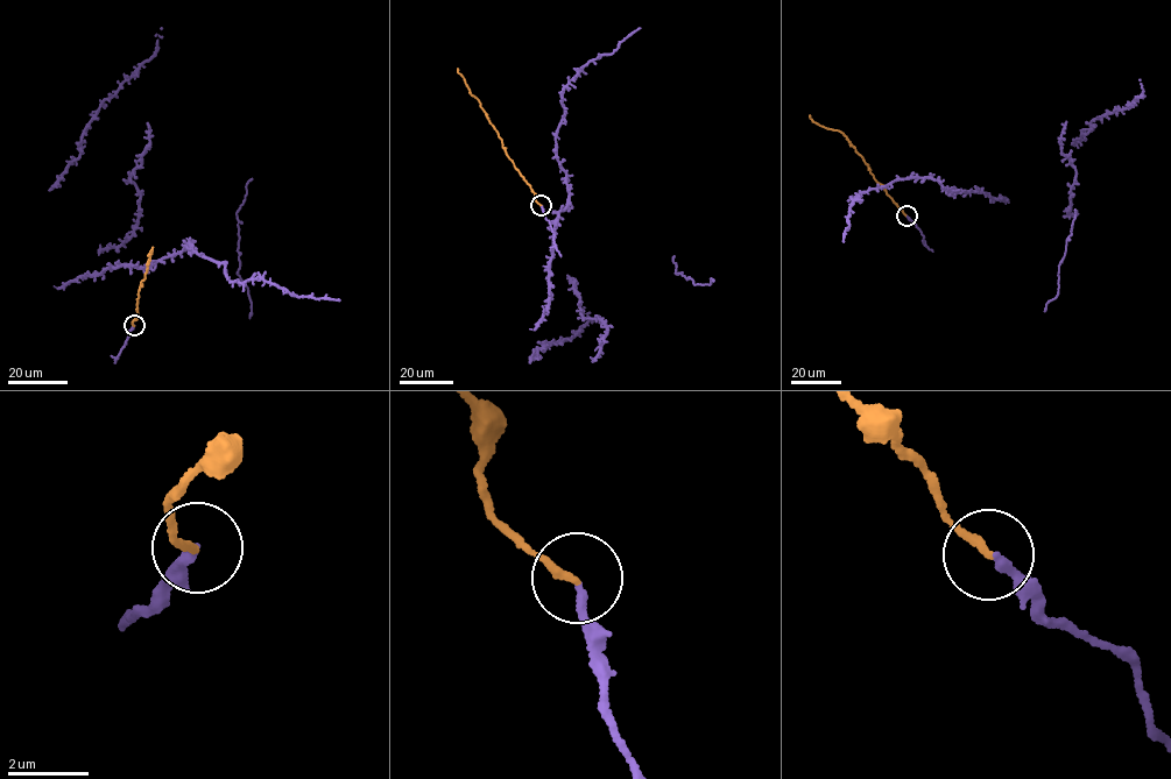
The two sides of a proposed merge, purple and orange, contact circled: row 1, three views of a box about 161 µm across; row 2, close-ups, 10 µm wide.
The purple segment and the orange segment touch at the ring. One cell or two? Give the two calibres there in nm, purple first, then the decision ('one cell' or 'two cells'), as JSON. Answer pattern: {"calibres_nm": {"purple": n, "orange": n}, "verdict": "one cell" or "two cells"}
{"calibres_nm": {"purple": 200, "orange": 190}, "verdict": "one cell"}

